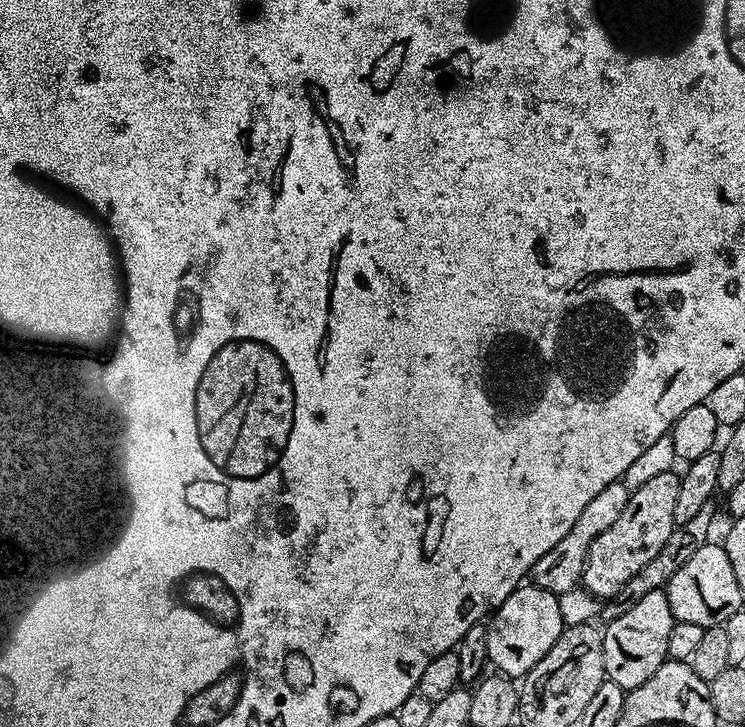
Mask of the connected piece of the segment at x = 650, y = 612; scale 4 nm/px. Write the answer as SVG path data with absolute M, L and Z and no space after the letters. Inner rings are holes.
M661 590L646 594L639 602L634 602L626 614L607 621L603 629L604 638L604 675L625 690L642 686L658 666L668 659L670 630L674 621L667 591Z

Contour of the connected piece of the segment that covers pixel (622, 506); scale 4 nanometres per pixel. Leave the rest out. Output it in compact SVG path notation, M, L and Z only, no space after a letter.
M622 482L608 484L606 490L600 491L586 505L586 510L582 510L582 514L574 521L574 526L570 526L569 532L560 539L558 546L546 550L546 554L542 554L542 558L538 558L538 562L534 562L530 573L531 583L558 597L564 592L581 587L584 579L584 567L588 561L590 546L594 546L594 538L598 538L598 534L602 534L602 530L607 530L622 515L622 510L626 510L629 495L629 488Z

